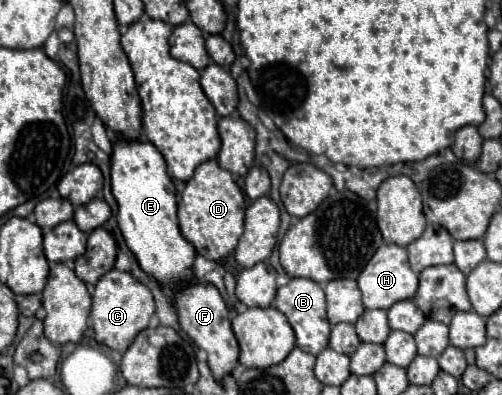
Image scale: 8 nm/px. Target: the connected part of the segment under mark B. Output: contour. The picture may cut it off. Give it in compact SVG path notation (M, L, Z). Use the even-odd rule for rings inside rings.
M292 278L288 284L281 287L277 286L278 292L272 306L278 308L288 318L296 334L296 346L312 356L318 356L328 346L328 334L330 334L330 324L326 320L326 298L322 286L308 278Z

